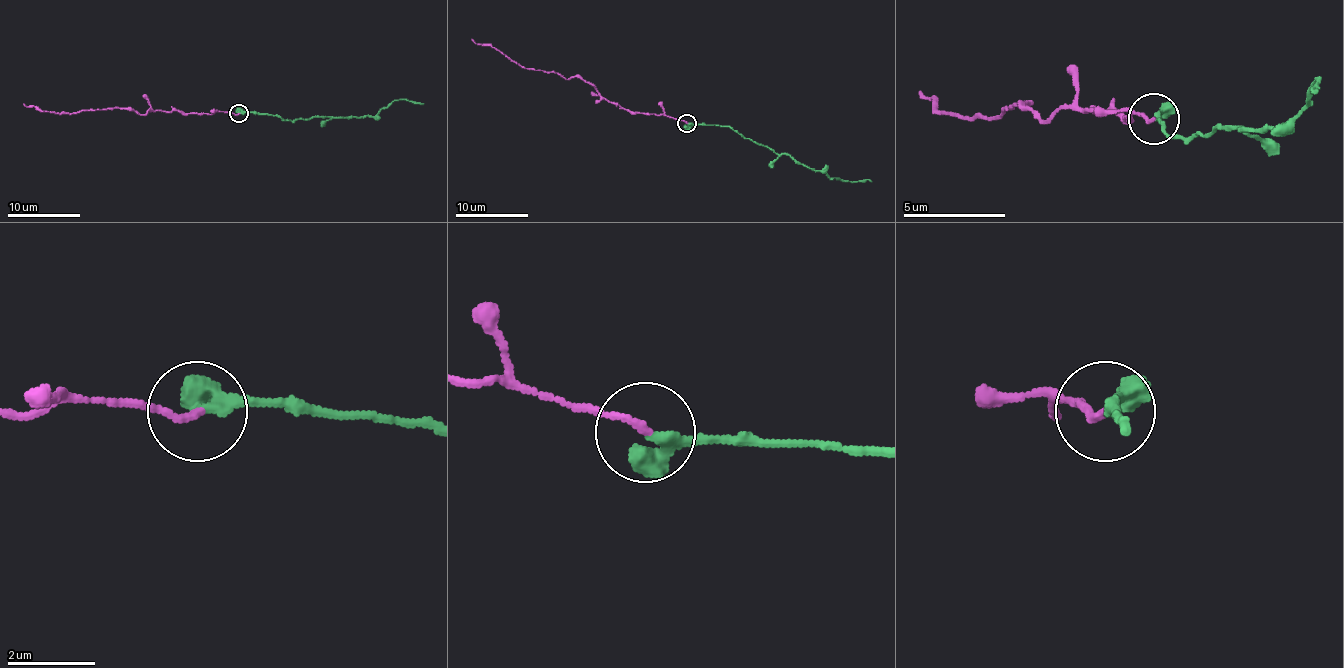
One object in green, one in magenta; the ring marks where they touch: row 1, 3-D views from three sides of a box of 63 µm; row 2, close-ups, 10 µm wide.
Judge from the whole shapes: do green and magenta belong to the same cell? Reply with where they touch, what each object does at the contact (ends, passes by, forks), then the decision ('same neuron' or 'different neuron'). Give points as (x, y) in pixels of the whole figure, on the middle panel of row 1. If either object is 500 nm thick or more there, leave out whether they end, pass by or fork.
place (687, 123); green passes by; magenta ends; same neuron

